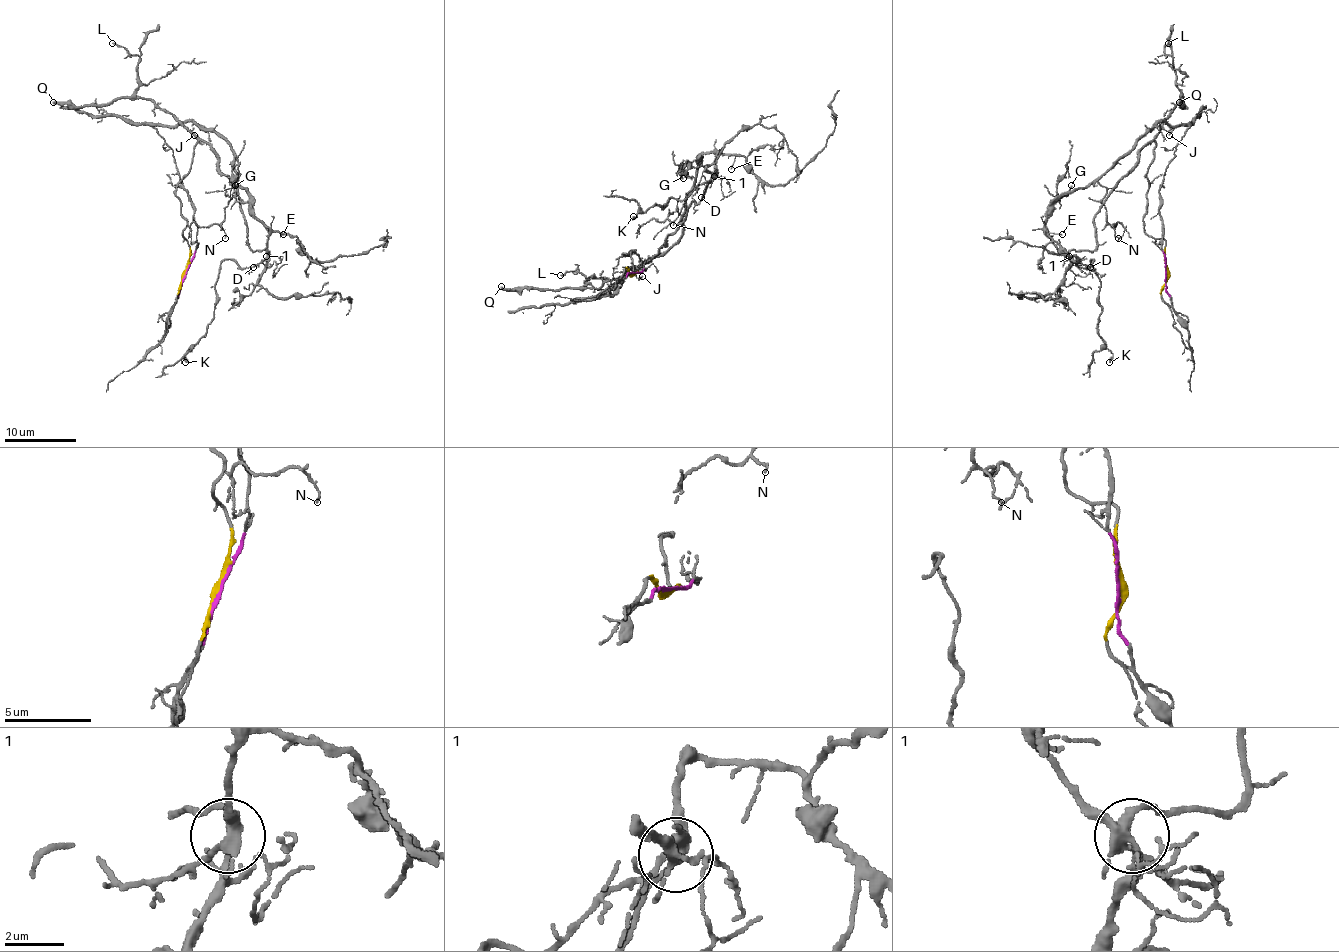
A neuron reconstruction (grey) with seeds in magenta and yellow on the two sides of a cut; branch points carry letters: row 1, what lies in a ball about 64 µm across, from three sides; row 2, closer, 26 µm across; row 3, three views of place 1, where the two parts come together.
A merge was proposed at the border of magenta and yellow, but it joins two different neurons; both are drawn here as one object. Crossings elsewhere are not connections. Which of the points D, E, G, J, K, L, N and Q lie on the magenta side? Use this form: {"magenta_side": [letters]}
{"magenta_side": ["E", "G", "N"]}

